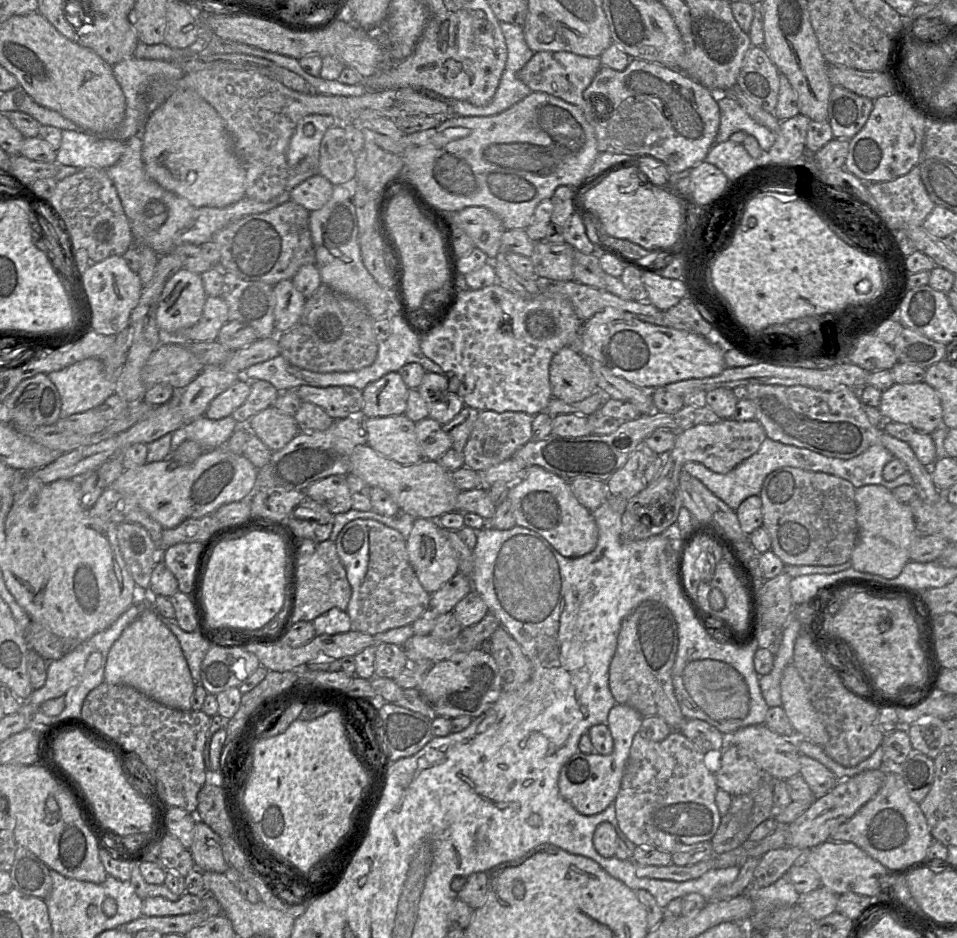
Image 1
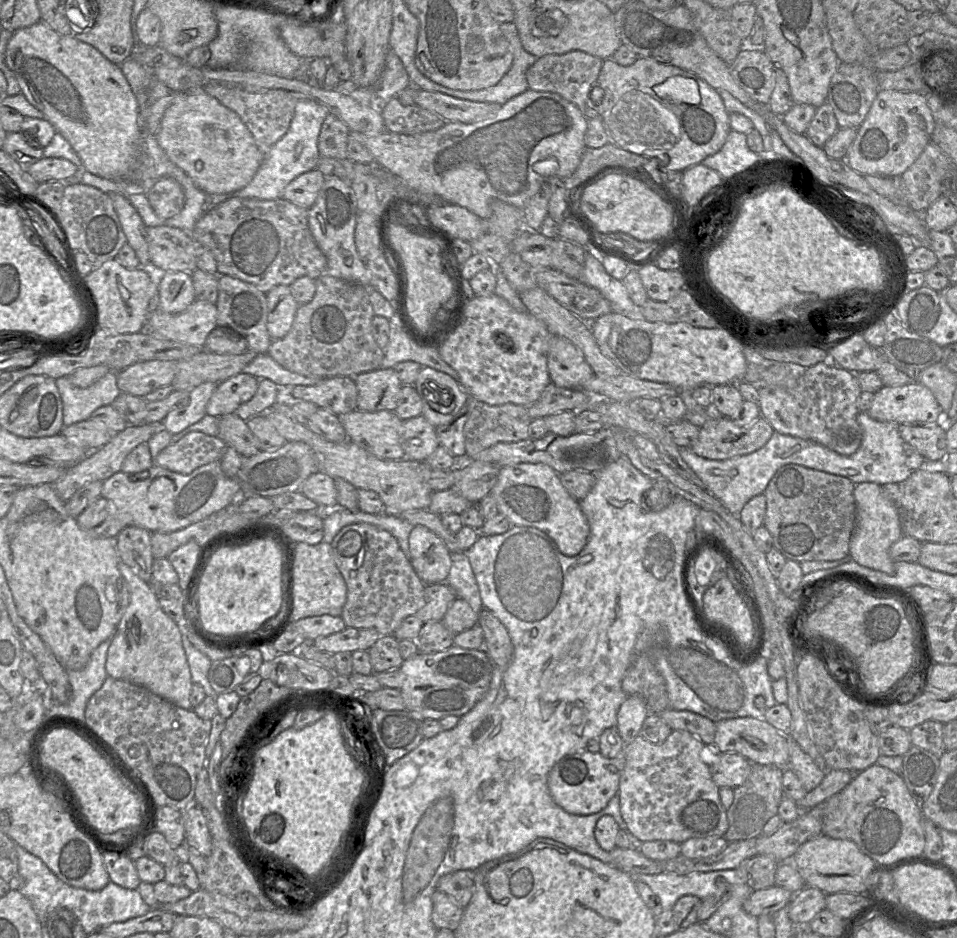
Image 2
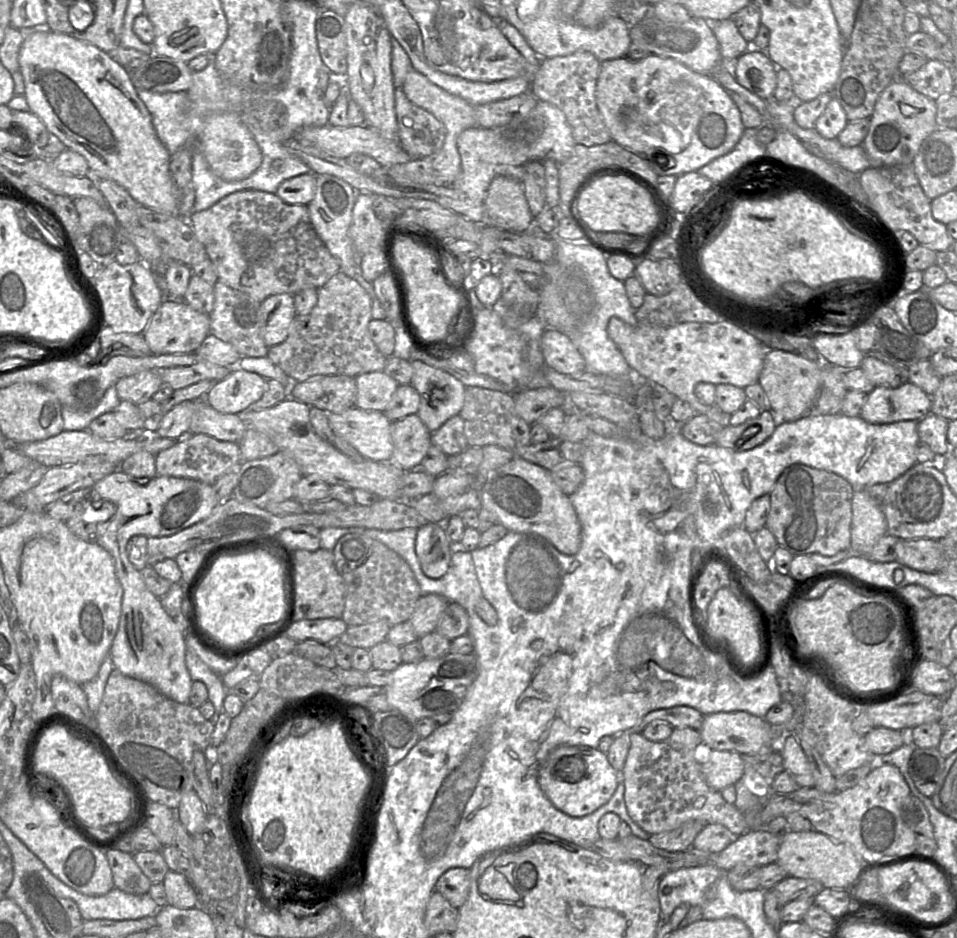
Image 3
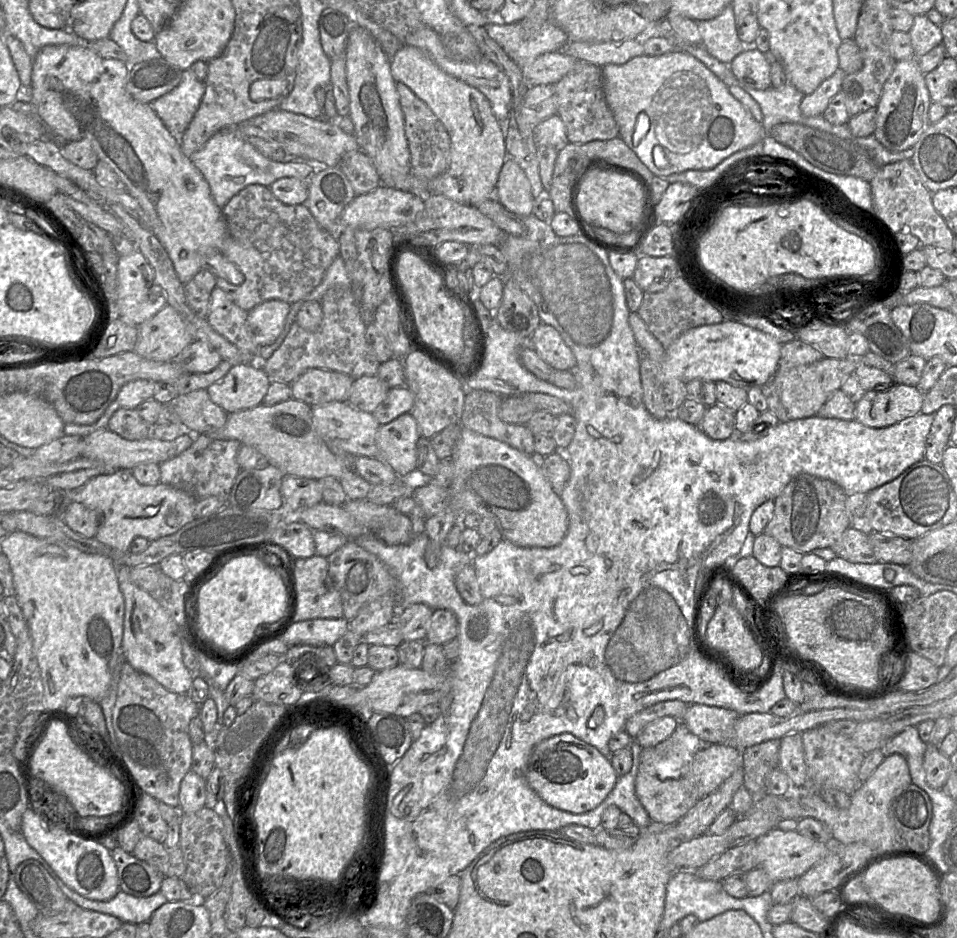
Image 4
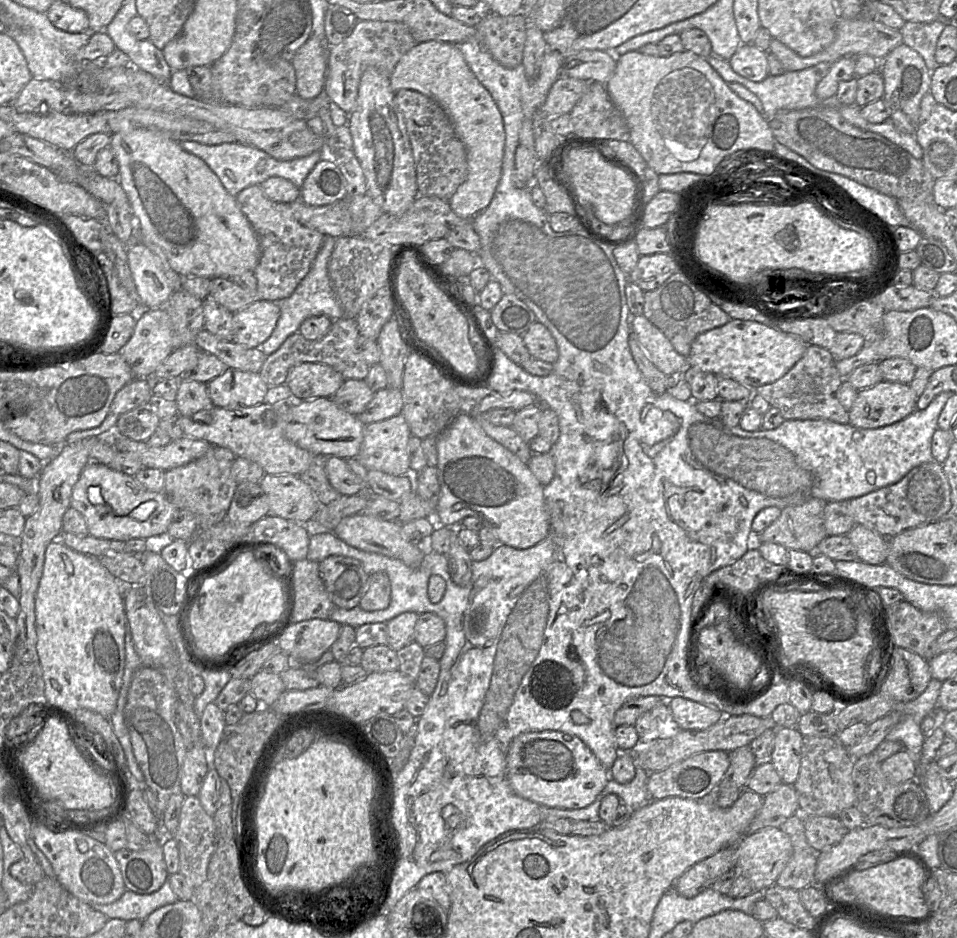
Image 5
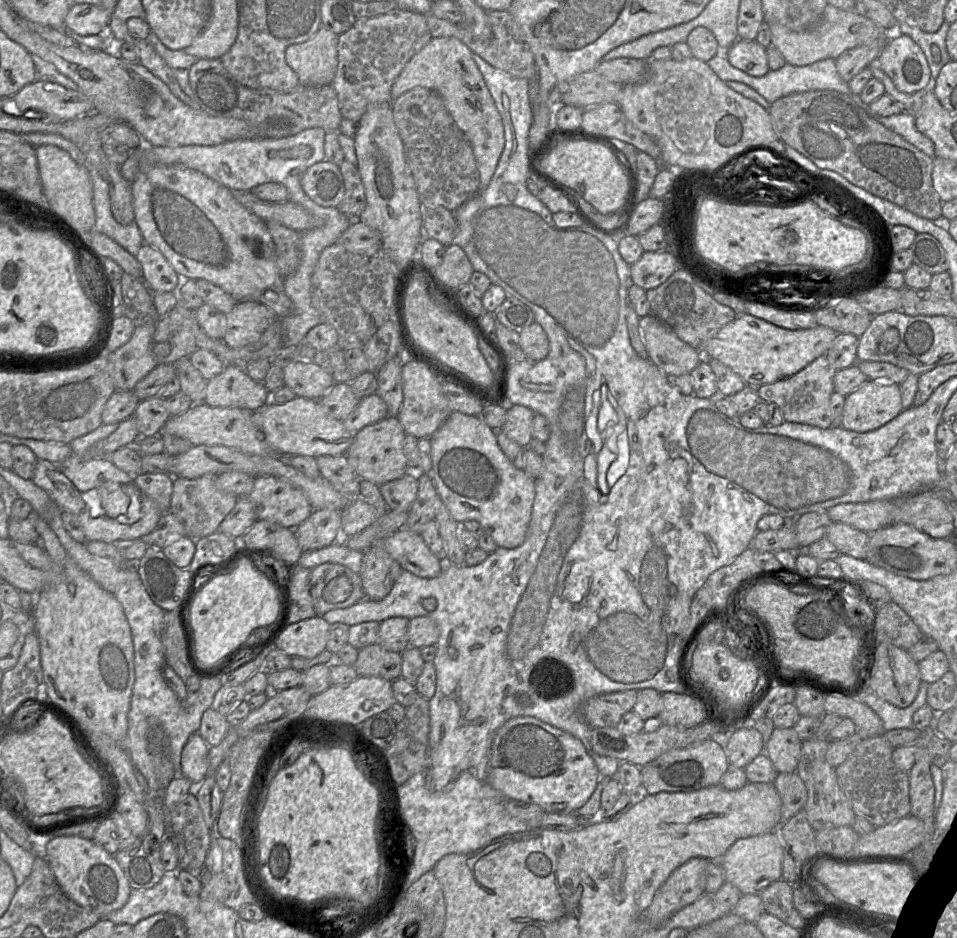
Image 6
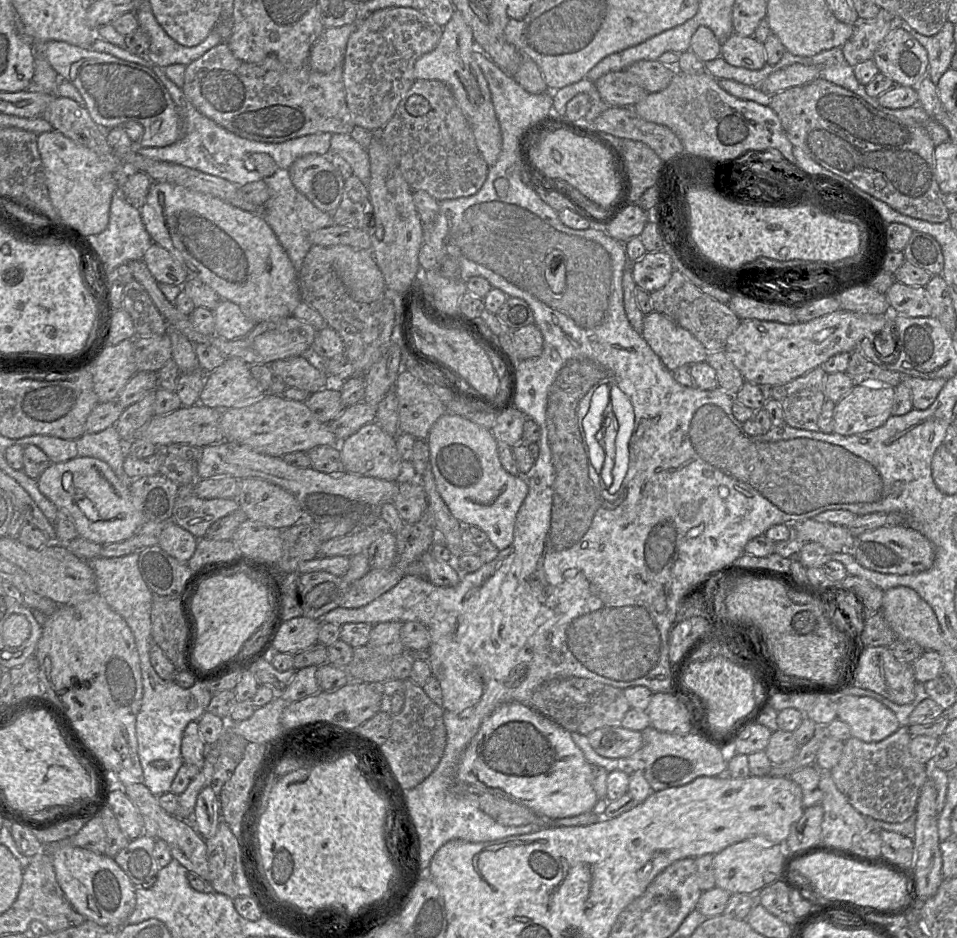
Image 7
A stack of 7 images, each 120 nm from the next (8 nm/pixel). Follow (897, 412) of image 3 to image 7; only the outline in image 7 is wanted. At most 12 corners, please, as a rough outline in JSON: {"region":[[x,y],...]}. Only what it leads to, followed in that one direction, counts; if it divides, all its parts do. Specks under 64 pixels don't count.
{"region":[[855,385],[835,406],[851,436],[892,416],[895,387]]}

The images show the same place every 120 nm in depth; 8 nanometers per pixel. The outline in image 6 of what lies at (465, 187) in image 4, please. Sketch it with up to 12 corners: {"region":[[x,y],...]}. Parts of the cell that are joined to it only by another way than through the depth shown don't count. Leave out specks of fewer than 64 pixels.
{"region":[[433,38],[404,66],[391,99],[437,92],[489,185],[504,128],[472,51]]}

